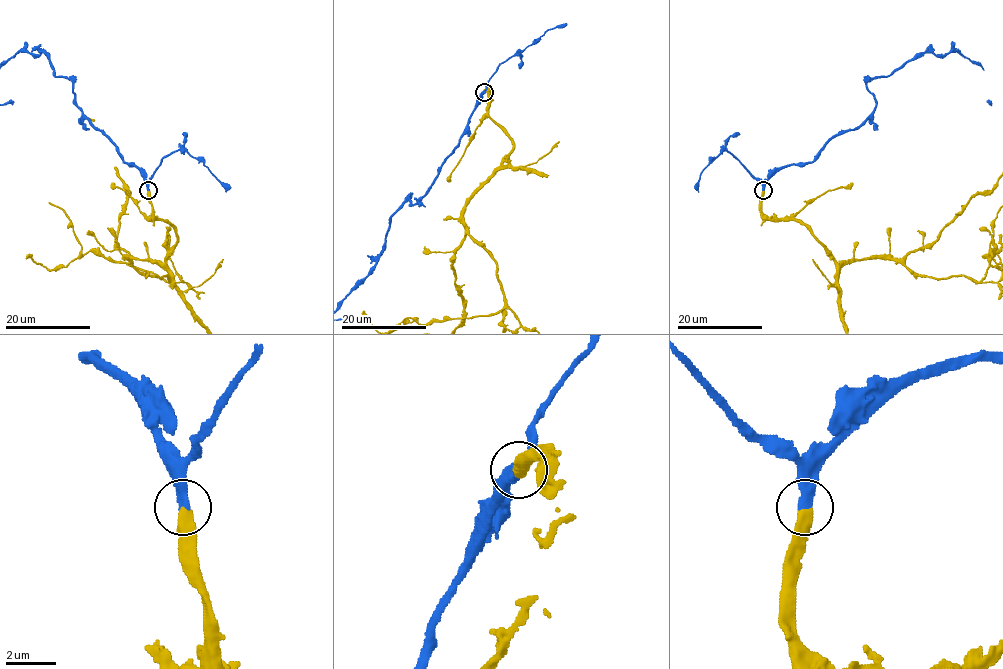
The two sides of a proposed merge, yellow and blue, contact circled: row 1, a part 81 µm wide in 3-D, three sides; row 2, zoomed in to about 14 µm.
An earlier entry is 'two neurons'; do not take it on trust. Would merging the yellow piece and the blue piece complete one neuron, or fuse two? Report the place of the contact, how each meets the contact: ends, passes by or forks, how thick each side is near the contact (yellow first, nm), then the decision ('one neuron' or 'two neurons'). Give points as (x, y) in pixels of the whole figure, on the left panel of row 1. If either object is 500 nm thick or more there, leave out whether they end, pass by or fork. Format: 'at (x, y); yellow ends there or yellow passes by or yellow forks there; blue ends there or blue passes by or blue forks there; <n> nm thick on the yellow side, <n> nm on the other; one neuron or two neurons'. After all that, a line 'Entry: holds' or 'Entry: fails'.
at (148, 190); 500 nm thick on the yellow side, 420 nm on the other; one neuron
Entry: fails

